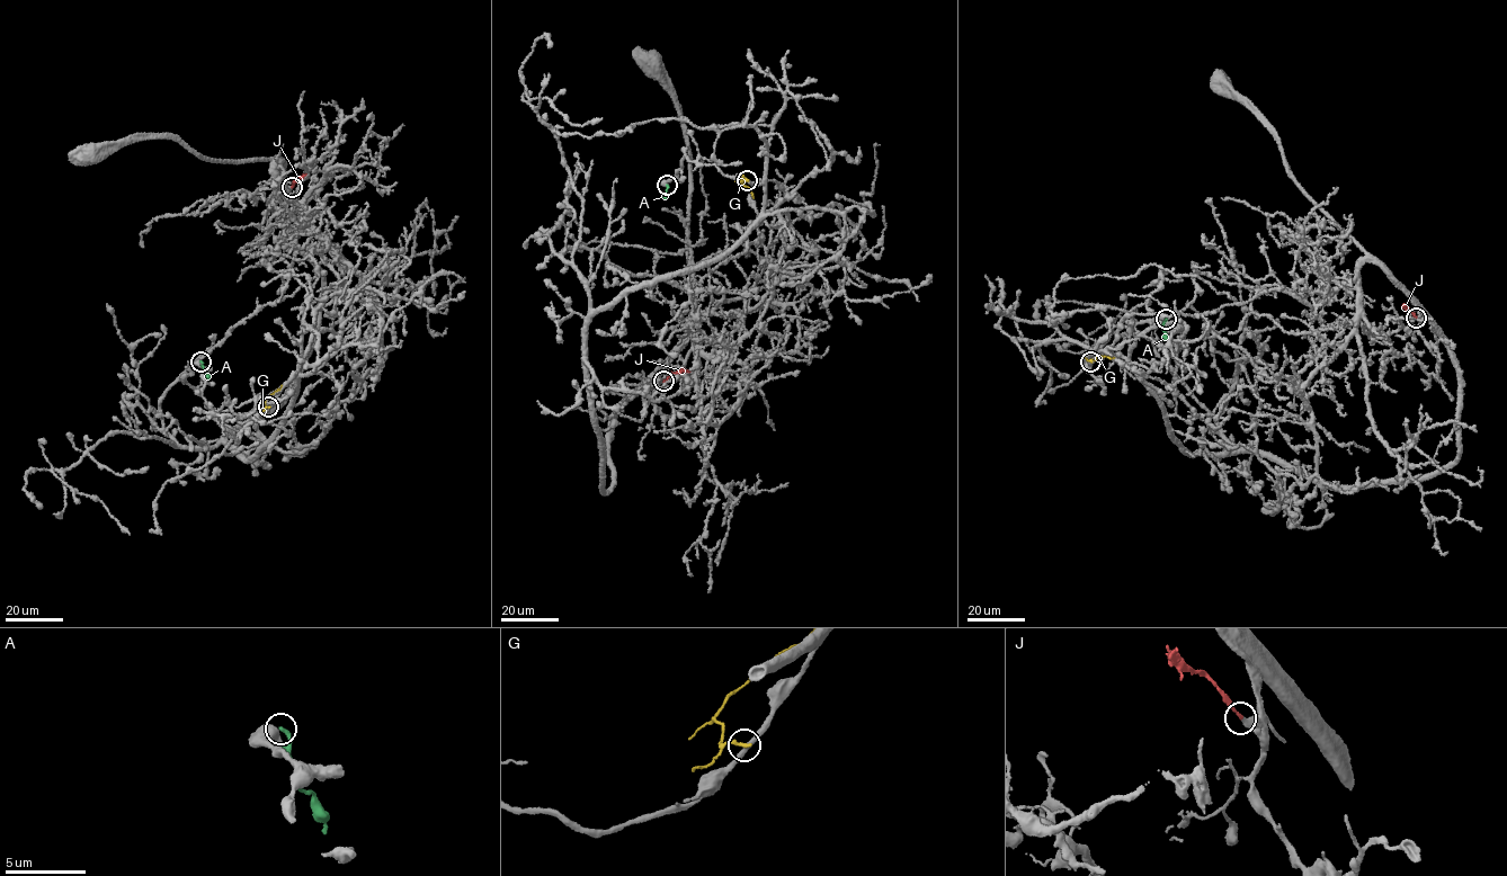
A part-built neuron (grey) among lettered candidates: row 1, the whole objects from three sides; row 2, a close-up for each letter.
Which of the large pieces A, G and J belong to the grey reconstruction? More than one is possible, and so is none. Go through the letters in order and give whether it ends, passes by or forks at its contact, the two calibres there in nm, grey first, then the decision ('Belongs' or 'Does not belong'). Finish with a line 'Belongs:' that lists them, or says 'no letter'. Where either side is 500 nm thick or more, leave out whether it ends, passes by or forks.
A: Thickness 700 nm (grey) against 260 nm. Does not belong
G: It ends there. Thickness 300 nm (grey) against 280 nm. Does not belong
J: It ends there. Thickness 300 nm (grey) against 150 nm. Belongs
Belongs: J

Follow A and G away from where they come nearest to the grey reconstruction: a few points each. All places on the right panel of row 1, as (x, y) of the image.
A: (1165, 319), (1164, 340)
G: (1090, 360), (1105, 356), (1114, 357)

